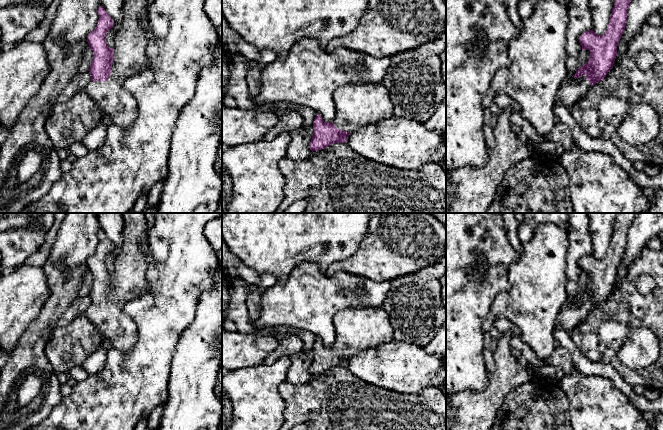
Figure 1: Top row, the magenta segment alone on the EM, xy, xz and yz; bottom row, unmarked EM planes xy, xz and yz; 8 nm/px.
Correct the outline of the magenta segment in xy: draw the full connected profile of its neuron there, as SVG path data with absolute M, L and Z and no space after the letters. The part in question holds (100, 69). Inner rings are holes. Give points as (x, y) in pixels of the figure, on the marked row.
M124 0L121 26L113 48L108 47L106 34L114 26L114 21L102 5L98 8L97 26L87 36L93 60L88 70L91 81L84 90L103 111L104 120L114 122L125 130L137 117L137 102L125 90L123 81L147 66L147 5L146 0Z

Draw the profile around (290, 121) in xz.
M291 111L286 114L282 114L279 116L279 120L276 125L265 134L263 140L270 141L284 131L291 132L303 126L304 119L299 113Z

